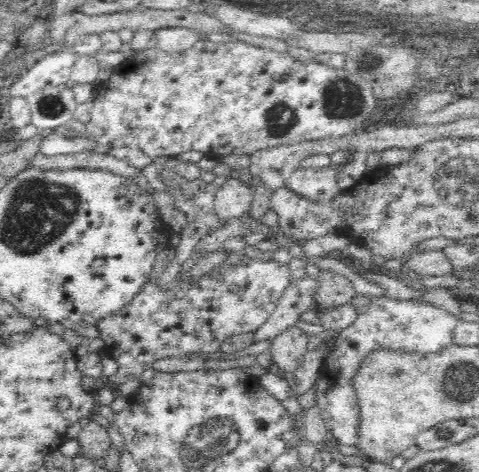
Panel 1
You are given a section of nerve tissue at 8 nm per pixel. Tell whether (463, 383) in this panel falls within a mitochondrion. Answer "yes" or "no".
yes

